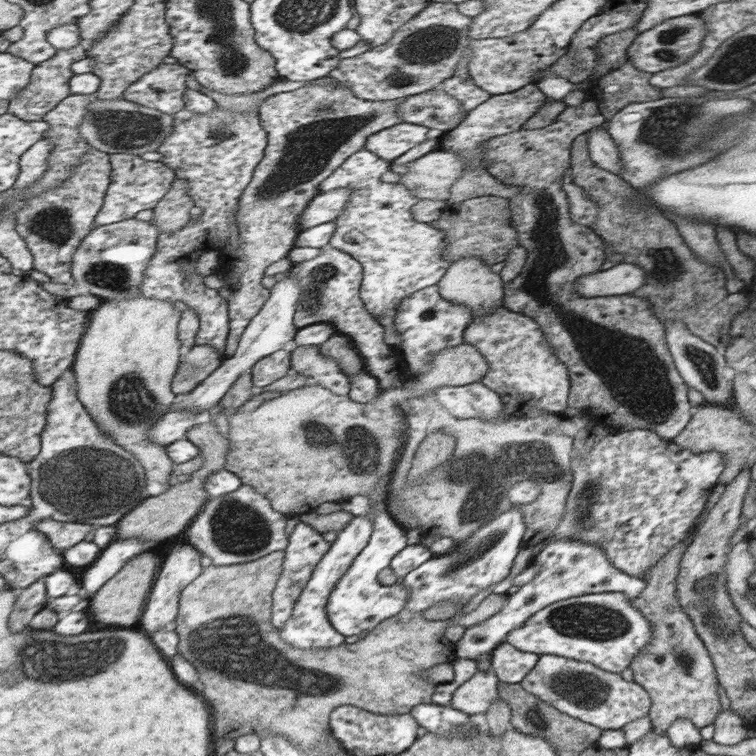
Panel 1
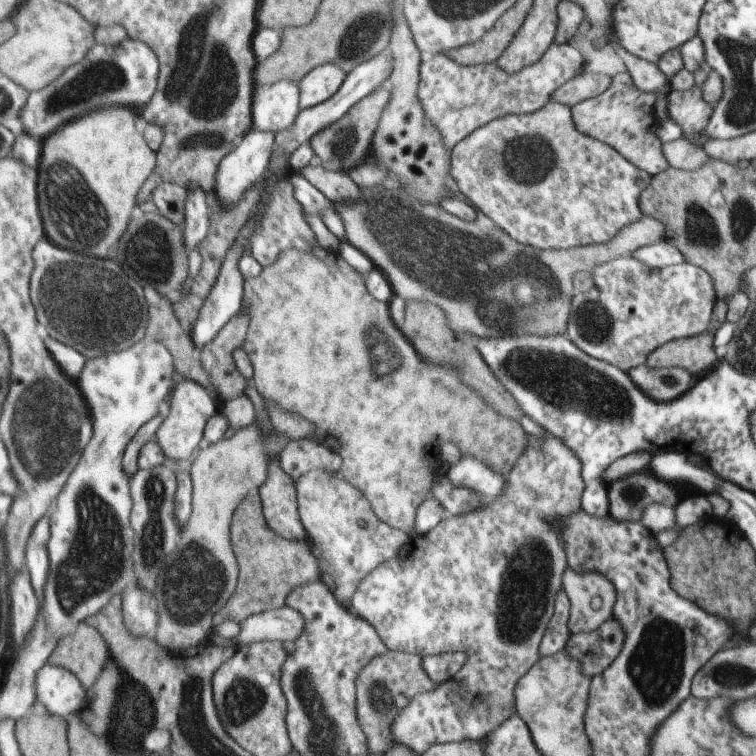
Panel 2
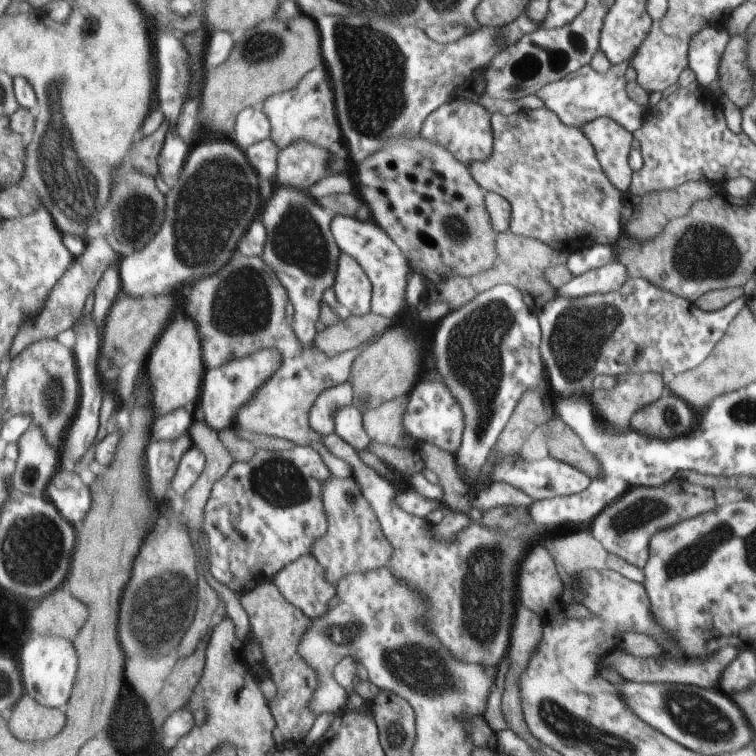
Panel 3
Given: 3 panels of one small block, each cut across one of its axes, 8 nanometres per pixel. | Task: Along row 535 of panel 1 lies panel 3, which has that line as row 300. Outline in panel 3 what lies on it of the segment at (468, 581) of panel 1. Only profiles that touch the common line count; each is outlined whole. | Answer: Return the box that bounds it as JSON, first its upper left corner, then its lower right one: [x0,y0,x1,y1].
[331,216,549,484]

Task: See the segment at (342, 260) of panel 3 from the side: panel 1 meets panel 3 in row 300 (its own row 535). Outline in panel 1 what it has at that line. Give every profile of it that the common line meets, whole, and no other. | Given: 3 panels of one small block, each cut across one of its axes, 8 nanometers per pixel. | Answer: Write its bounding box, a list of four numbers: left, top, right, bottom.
[279,516,373,650]

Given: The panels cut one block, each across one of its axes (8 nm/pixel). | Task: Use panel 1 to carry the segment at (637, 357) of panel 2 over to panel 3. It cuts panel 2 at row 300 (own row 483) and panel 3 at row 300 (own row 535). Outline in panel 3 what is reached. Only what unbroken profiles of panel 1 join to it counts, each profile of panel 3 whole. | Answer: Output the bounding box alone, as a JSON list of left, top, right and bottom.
[539,278,747,394]

